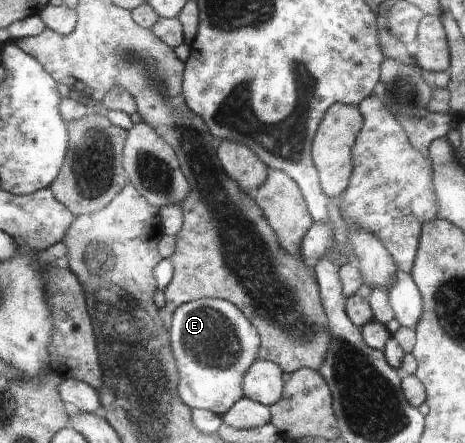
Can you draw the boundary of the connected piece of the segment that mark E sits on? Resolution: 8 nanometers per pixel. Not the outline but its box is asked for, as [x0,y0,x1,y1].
[169,298,260,416]

